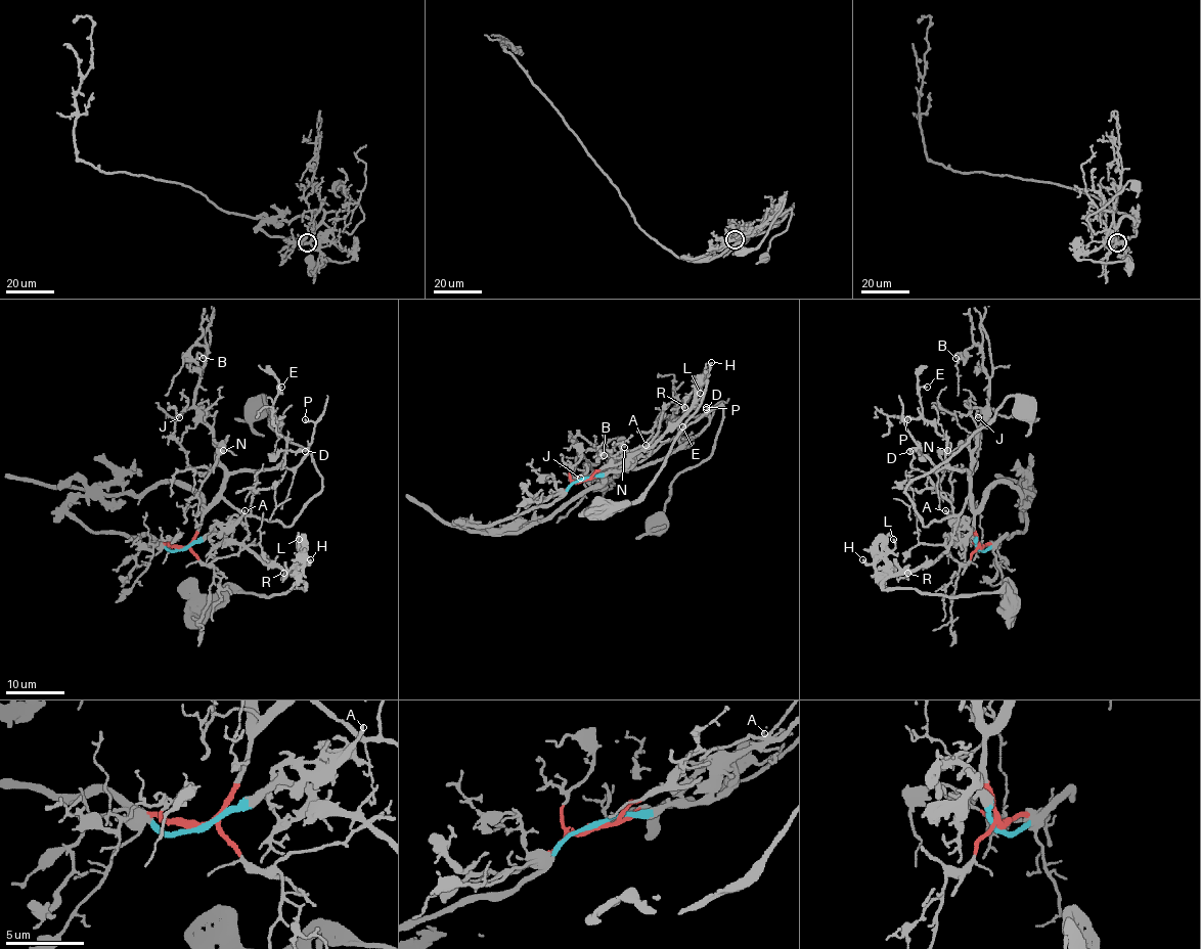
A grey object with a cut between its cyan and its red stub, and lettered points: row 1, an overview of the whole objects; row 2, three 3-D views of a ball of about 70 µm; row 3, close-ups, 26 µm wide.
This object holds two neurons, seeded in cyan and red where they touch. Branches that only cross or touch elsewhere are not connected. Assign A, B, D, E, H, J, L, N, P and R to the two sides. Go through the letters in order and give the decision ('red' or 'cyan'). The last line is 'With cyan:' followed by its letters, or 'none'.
A: cyan
B: red
D: red
E: red
H: cyan
J: red
L: cyan
N: red
P: red
R: cyan
With cyan: A, H, L, R

